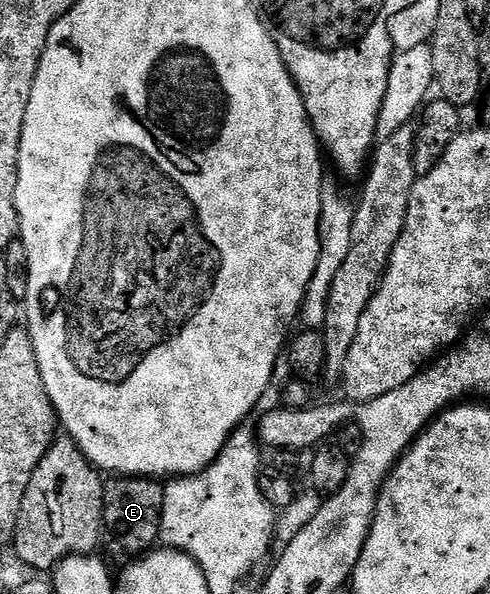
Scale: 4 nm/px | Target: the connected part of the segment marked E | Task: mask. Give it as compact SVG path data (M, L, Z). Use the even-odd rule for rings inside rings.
M111 477L103 485L103 526L131 554L139 557L160 542L159 526L165 505L164 484L151 477Z

